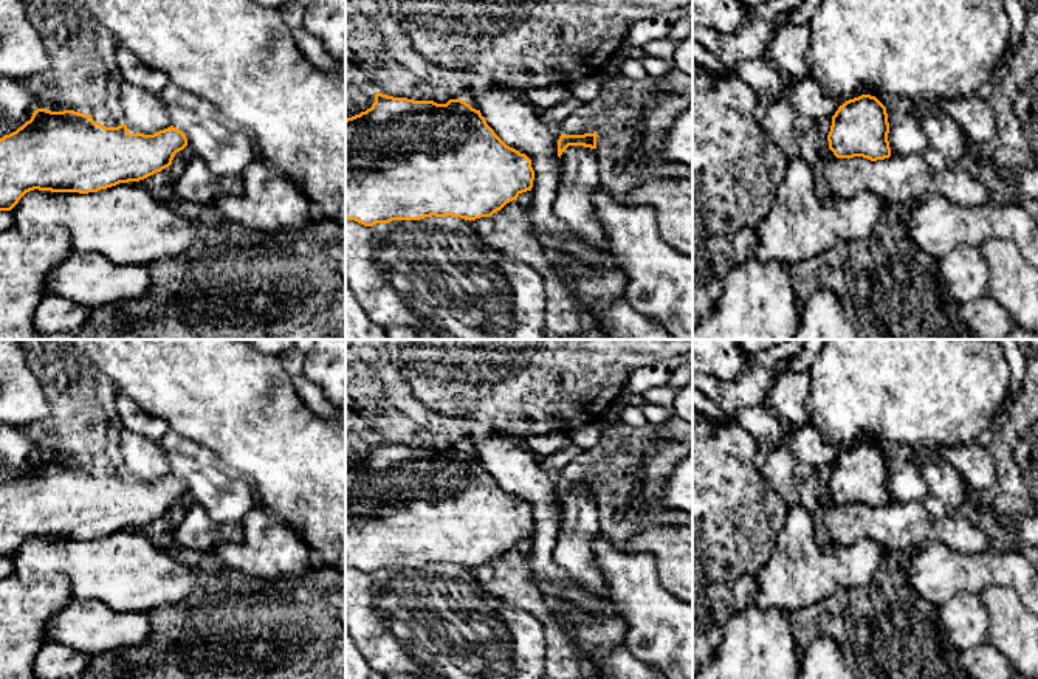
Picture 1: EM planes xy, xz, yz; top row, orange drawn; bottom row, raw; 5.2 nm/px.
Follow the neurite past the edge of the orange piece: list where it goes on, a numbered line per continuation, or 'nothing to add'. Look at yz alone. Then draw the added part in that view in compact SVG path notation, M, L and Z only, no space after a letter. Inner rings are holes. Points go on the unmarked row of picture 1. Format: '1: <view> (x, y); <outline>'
nothing to add

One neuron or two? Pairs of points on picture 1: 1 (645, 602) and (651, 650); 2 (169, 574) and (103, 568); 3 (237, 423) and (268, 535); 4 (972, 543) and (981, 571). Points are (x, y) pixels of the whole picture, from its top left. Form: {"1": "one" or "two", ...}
{"1": "one", "2": "one", "3": "two", "4": "two"}

